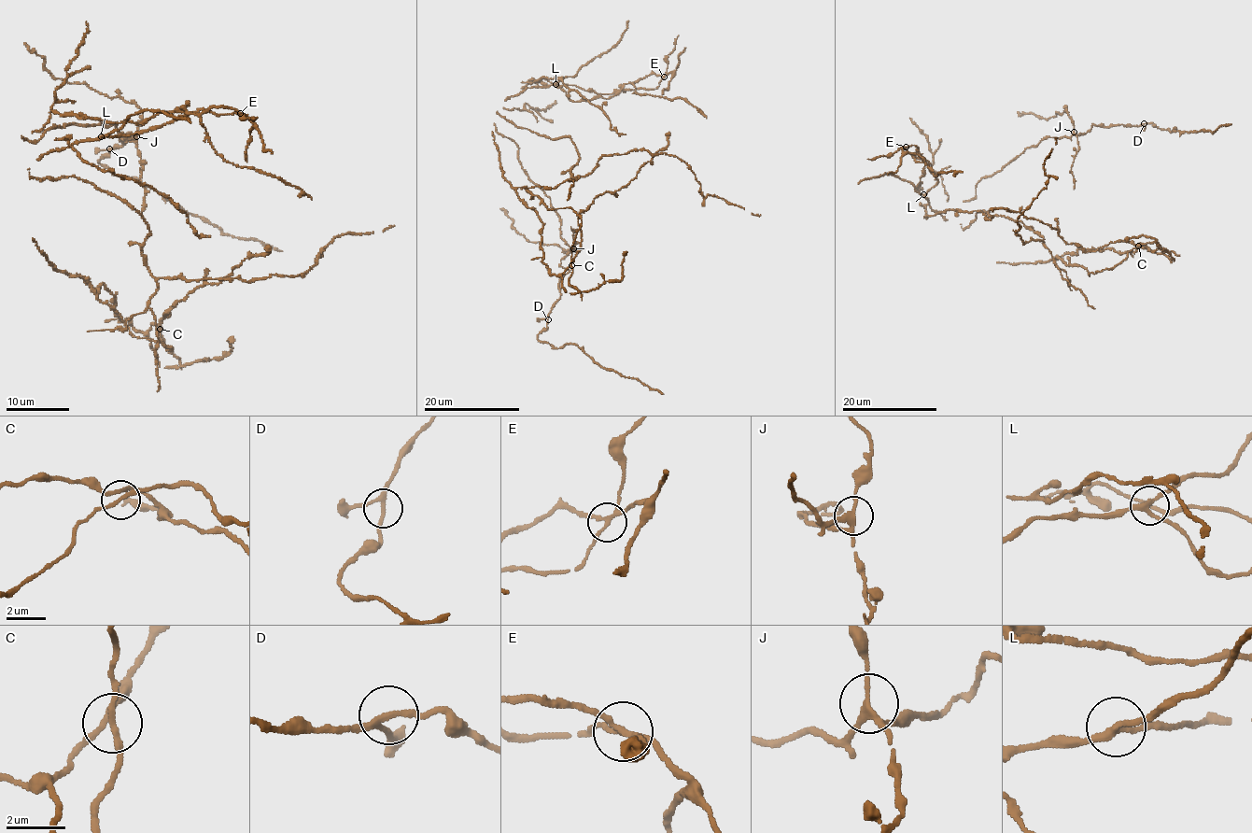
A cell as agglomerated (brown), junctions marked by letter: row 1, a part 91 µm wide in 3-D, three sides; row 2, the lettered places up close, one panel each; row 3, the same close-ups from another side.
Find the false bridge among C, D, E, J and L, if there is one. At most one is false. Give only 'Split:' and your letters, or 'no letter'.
Split: E

